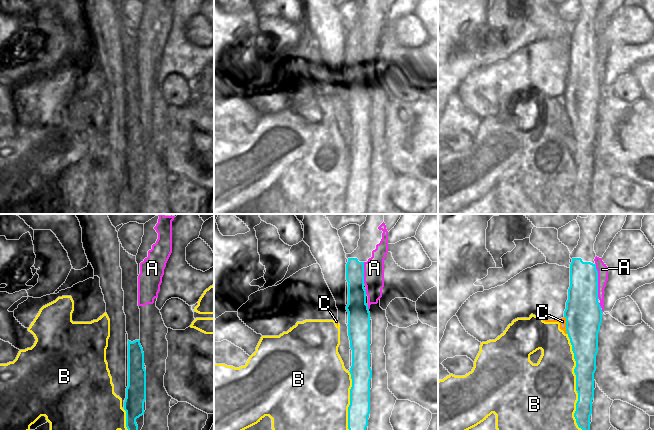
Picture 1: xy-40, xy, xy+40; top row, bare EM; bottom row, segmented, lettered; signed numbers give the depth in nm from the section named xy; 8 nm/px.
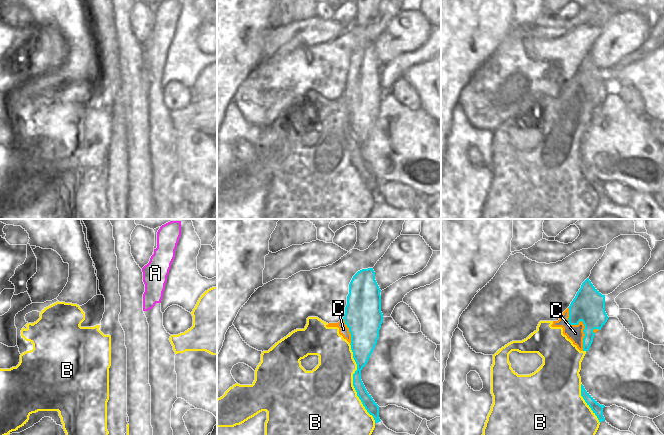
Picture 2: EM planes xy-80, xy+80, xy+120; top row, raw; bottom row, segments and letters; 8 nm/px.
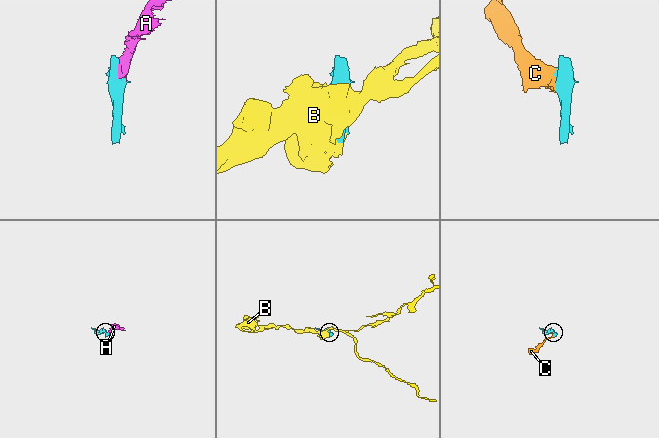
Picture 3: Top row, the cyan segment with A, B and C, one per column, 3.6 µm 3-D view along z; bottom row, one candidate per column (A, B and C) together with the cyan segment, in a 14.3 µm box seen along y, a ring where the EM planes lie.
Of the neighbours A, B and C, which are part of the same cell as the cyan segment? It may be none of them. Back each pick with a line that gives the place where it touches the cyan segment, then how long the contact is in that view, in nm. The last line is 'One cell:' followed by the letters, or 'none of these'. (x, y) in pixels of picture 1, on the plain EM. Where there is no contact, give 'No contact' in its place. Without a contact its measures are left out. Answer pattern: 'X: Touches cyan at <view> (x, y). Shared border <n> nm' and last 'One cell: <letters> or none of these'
One cell: none of these.

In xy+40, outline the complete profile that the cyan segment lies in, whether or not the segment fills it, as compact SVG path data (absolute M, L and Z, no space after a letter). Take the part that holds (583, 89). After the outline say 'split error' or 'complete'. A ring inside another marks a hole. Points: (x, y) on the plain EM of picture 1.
M578 0L580 15L570 30L570 63L564 93L572 121L576 143L578 177L574 193L587 210L592 198L592 180L596 157L598 109L602 99L602 84L598 74L598 47L594 19L602 0Z | split error

